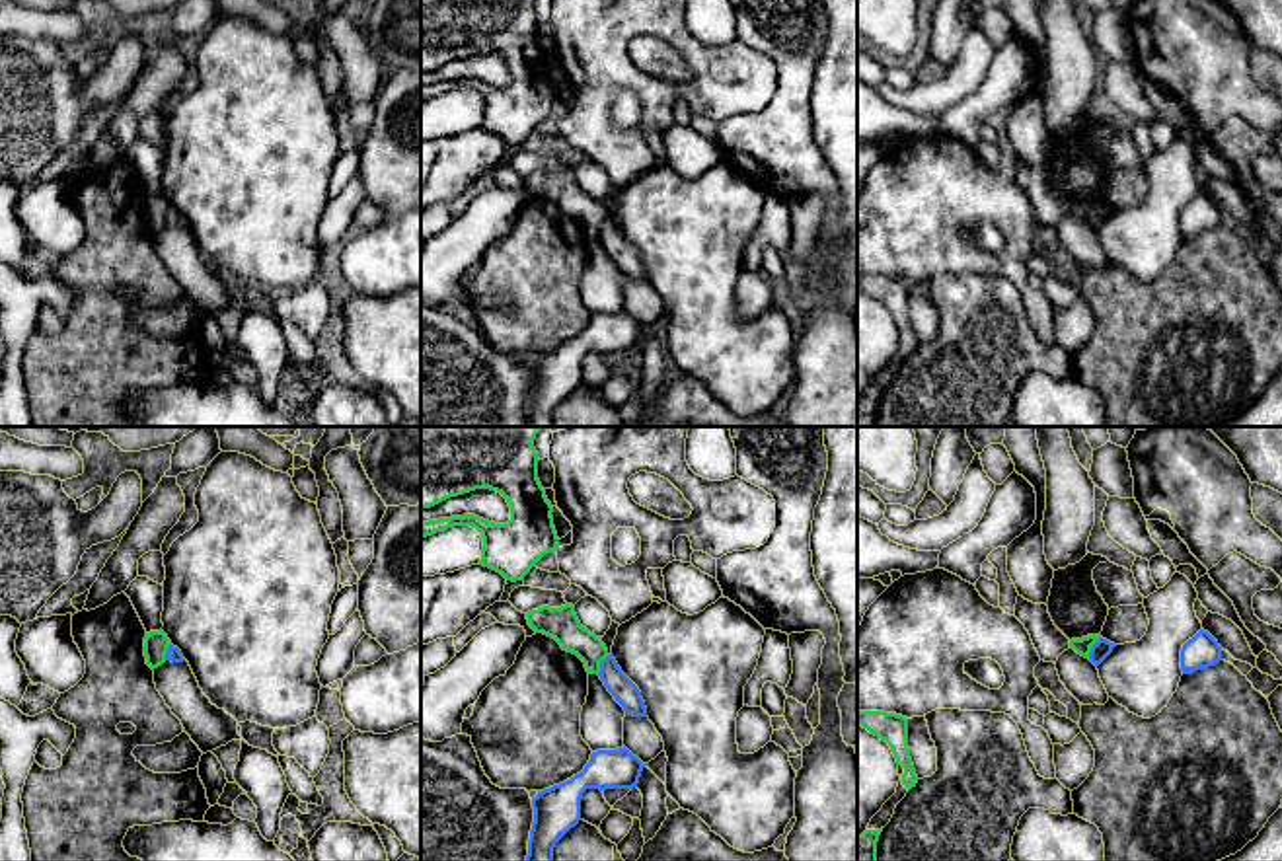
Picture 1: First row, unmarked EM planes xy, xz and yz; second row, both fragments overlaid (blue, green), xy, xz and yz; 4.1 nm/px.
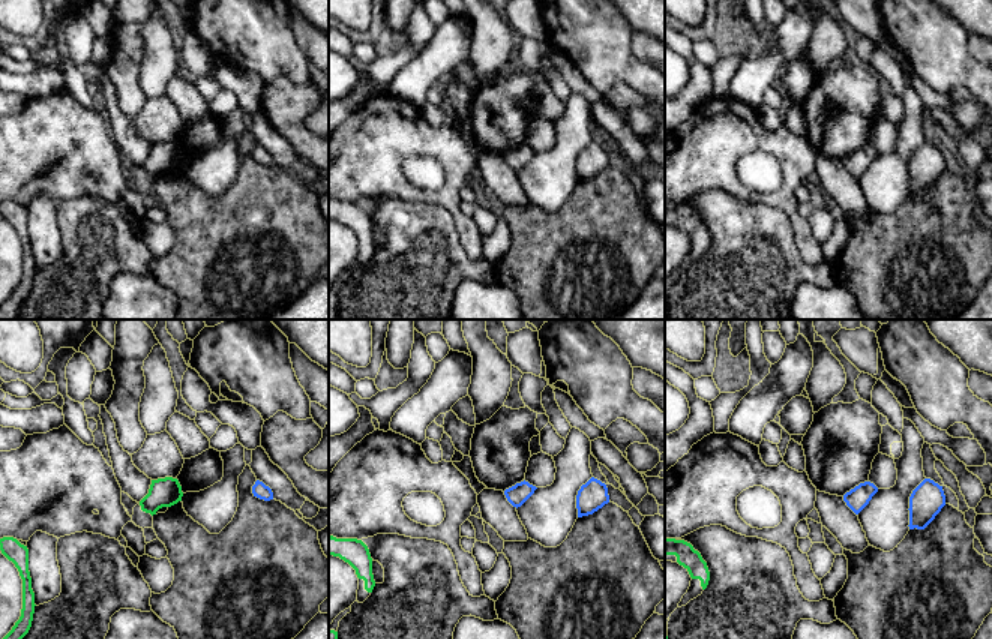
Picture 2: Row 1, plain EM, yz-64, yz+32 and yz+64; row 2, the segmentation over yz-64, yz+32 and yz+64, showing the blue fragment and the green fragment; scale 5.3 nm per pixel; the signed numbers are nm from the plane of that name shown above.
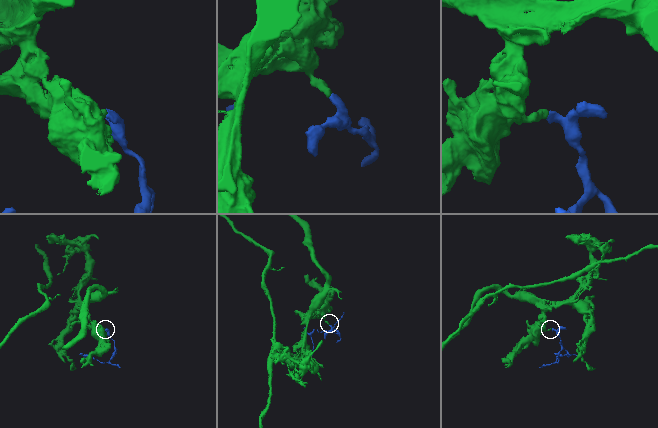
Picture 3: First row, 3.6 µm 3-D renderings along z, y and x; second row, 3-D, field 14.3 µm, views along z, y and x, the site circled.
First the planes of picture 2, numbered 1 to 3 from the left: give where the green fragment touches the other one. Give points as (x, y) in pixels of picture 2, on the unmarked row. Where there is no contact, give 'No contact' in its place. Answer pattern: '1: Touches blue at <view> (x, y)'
1: No contact
2: No contact
3: No contact

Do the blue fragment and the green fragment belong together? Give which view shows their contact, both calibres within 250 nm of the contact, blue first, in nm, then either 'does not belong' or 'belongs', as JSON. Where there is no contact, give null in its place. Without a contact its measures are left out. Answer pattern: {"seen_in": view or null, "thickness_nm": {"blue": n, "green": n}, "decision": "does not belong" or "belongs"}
{"seen_in": "yz", "thickness_nm": {"blue": 80, "green": 70}, "decision": "does not belong"}

